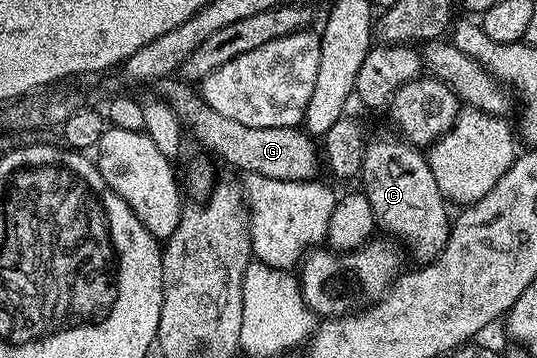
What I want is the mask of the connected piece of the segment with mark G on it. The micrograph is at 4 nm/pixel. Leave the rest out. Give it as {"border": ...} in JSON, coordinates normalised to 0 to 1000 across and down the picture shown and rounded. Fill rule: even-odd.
{"border":[[[305,221],[294,260],[315,285],[330,332],[346,360],[356,363],[365,391],[382,413],[404,430],[426,461],[453,486],[497,492],[499,500],[542,503],[544,508],[581,506],[592,486],[598,441],[581,383],[562,360],[546,352],[520,358],[460,358],[441,335],[400,313],[380,277],[371,274],[358,237],[330,221]]]}

